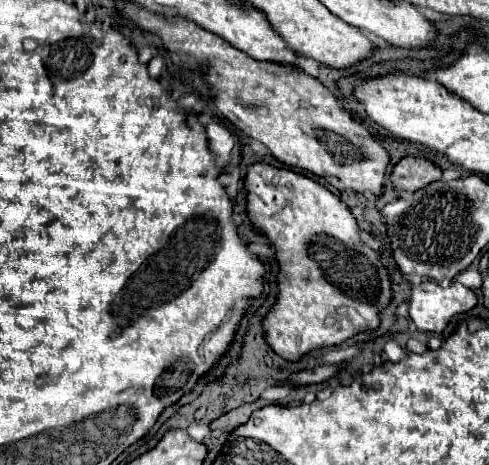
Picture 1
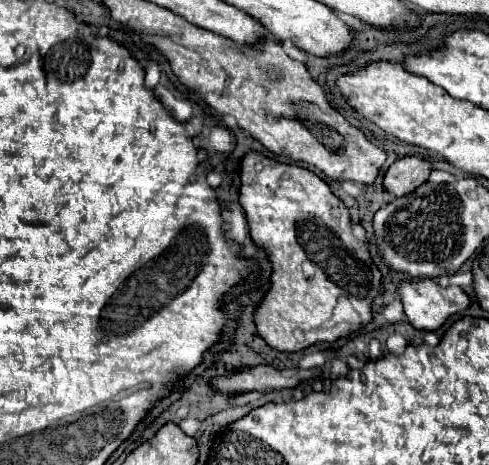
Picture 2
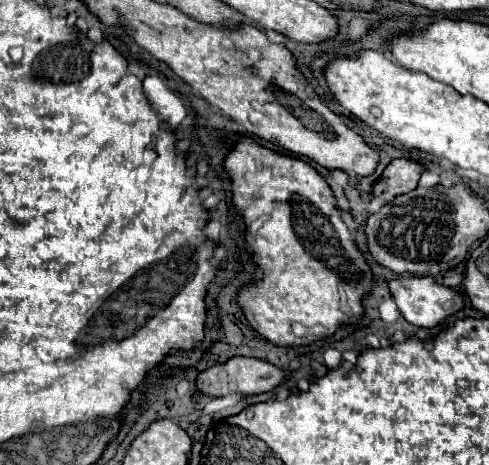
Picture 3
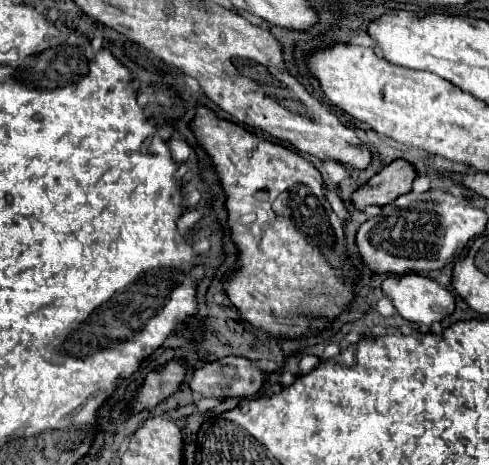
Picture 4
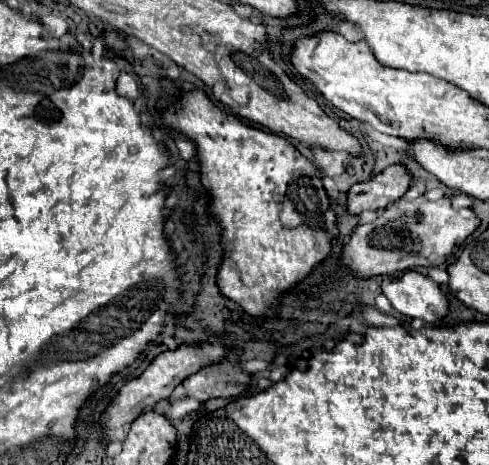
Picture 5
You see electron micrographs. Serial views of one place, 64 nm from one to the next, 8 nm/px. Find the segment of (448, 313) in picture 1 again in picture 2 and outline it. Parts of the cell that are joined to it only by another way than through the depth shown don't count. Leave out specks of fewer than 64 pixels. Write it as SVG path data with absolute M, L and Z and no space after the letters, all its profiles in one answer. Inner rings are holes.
M432 278L400 282L396 292L400 294L408 322L420 330L438 330L452 314L470 306L470 296L462 288L442 288Z

